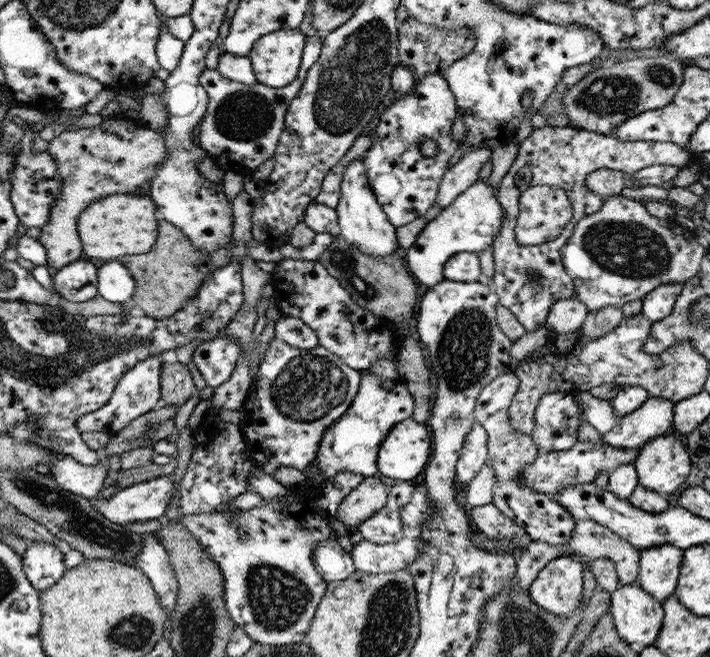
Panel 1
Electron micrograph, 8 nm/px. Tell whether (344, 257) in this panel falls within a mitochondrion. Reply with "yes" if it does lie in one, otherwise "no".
yes

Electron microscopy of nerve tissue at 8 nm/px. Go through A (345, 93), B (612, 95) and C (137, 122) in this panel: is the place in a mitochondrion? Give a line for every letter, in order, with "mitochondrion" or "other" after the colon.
A: mitochondrion
B: mitochondrion
C: other

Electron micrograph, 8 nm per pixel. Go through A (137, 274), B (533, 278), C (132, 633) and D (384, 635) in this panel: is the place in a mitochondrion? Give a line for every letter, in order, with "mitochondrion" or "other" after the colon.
A: other
B: mitochondrion
C: mitochondrion
D: mitochondrion

